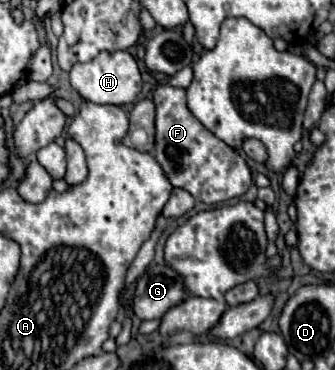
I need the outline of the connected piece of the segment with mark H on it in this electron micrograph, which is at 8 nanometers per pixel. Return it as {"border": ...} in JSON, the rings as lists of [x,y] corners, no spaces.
{"border":[[[99,52],[91,62],[85,64],[75,64],[71,68],[71,86],[89,102],[95,104],[131,104],[137,100],[141,92],[141,72],[137,66],[137,60],[129,52]]]}

